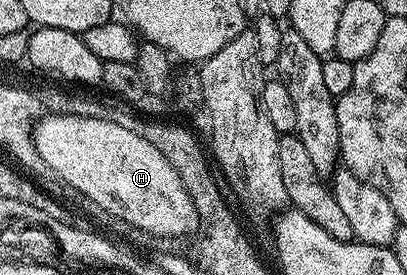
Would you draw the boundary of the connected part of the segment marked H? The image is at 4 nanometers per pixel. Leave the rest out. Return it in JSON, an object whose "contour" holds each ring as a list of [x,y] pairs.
{"contour":[[[44,115],[38,118],[33,125],[37,155],[41,155],[41,159],[45,159],[48,169],[53,170],[58,180],[65,180],[70,186],[81,190],[93,204],[103,208],[110,216],[118,217],[127,227],[138,229],[140,234],[144,235],[147,231],[155,233],[183,233],[183,229],[191,229],[191,225],[195,225],[195,209],[191,209],[191,201],[187,201],[185,185],[183,185],[180,175],[174,170],[169,160],[165,159],[165,156],[157,151],[155,141],[152,138],[142,137],[141,134],[143,133],[138,128],[109,123],[105,119],[89,119],[88,117]]]}

